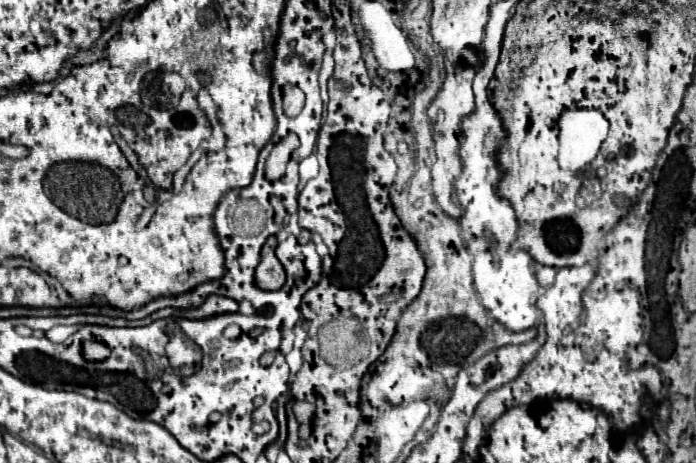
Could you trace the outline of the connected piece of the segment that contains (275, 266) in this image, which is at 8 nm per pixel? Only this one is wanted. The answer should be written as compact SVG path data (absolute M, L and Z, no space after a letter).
M268 238L264 248L262 248L262 260L256 268L256 284L262 290L280 290L286 282L284 268L282 268L280 260L274 254L276 244L278 244L276 238Z

